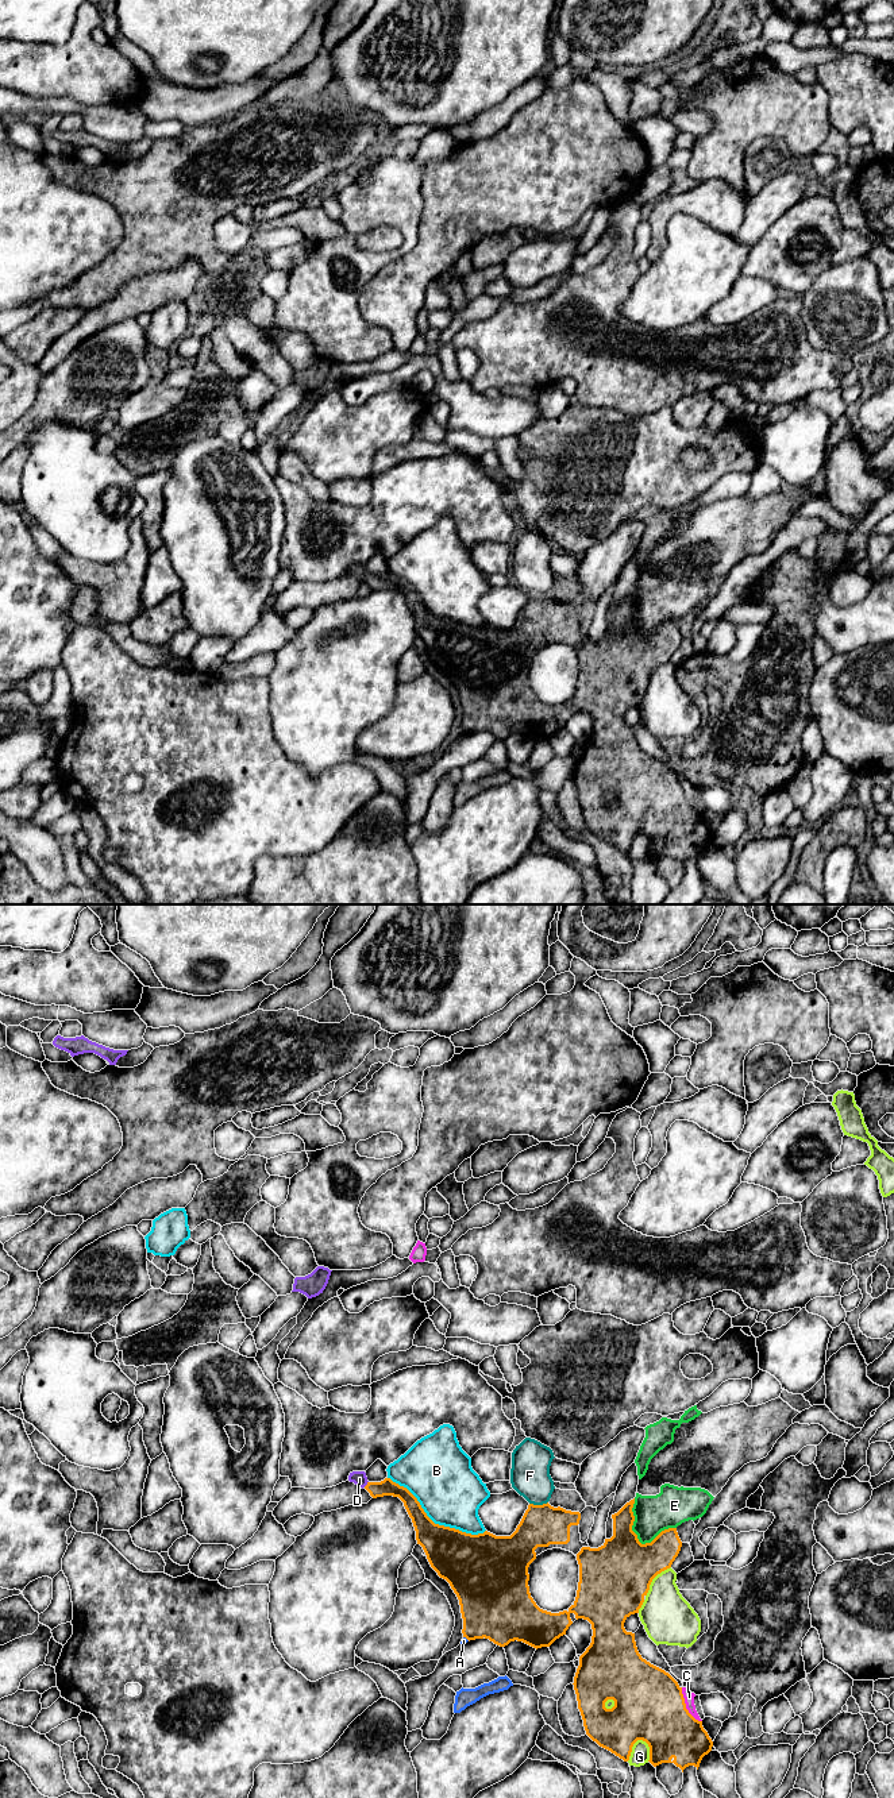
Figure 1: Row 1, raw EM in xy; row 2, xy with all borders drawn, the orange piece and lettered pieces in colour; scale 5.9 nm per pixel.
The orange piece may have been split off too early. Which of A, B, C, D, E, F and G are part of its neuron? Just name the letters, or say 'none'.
D

